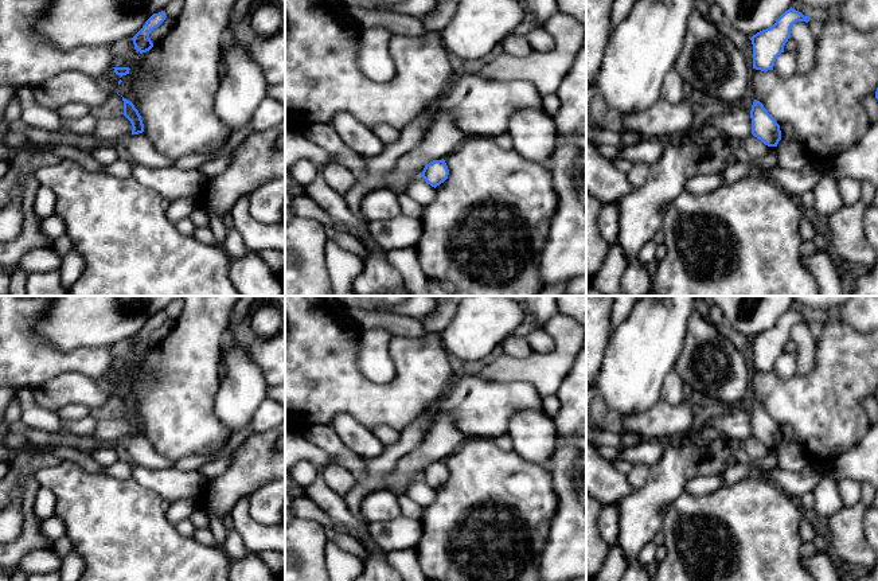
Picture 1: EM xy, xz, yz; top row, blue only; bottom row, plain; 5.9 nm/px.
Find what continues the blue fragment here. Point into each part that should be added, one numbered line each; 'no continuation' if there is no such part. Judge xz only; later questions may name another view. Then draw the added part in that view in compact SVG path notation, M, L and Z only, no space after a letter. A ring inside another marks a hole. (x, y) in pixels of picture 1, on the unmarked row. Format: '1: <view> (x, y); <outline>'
no continuation

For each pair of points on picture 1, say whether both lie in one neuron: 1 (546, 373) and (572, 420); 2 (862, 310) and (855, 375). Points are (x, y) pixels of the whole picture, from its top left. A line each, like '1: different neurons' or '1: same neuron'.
1: different neurons
2: different neurons

